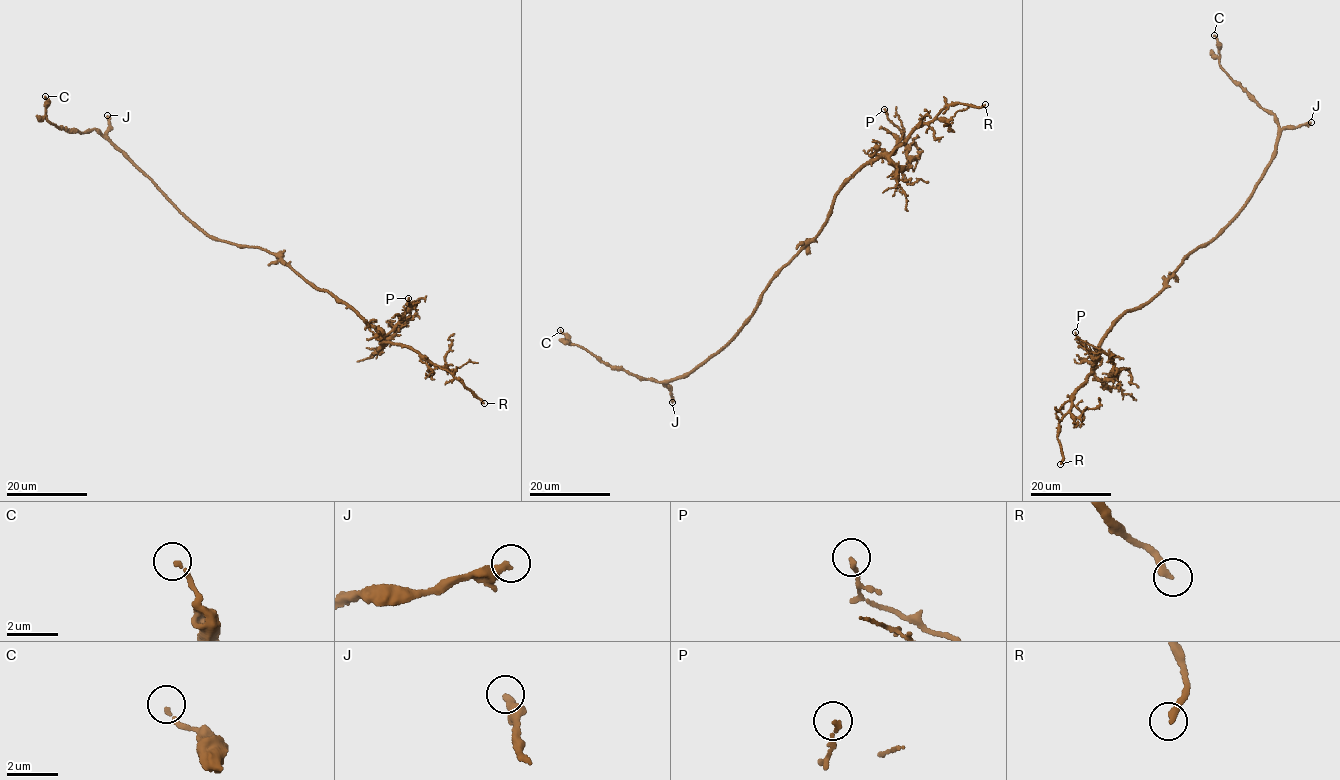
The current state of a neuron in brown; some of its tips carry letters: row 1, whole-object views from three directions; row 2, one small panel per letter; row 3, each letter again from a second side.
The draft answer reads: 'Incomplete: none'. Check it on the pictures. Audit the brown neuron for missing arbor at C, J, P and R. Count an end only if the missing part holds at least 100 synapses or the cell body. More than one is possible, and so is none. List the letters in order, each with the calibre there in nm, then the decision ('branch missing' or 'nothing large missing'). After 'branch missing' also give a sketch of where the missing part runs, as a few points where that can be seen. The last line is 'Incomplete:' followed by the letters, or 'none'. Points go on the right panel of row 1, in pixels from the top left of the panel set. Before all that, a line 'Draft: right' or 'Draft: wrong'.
Draft: wrong
C: 150 nm | nothing large missing
J: 240 nm | nothing large missing
P: 150 nm | nothing large missing
R: 280 nm | branch missing | (1060, 464), (1060, 470), (1049, 474), (1037, 470), (1037, 466)
Incomplete: R

